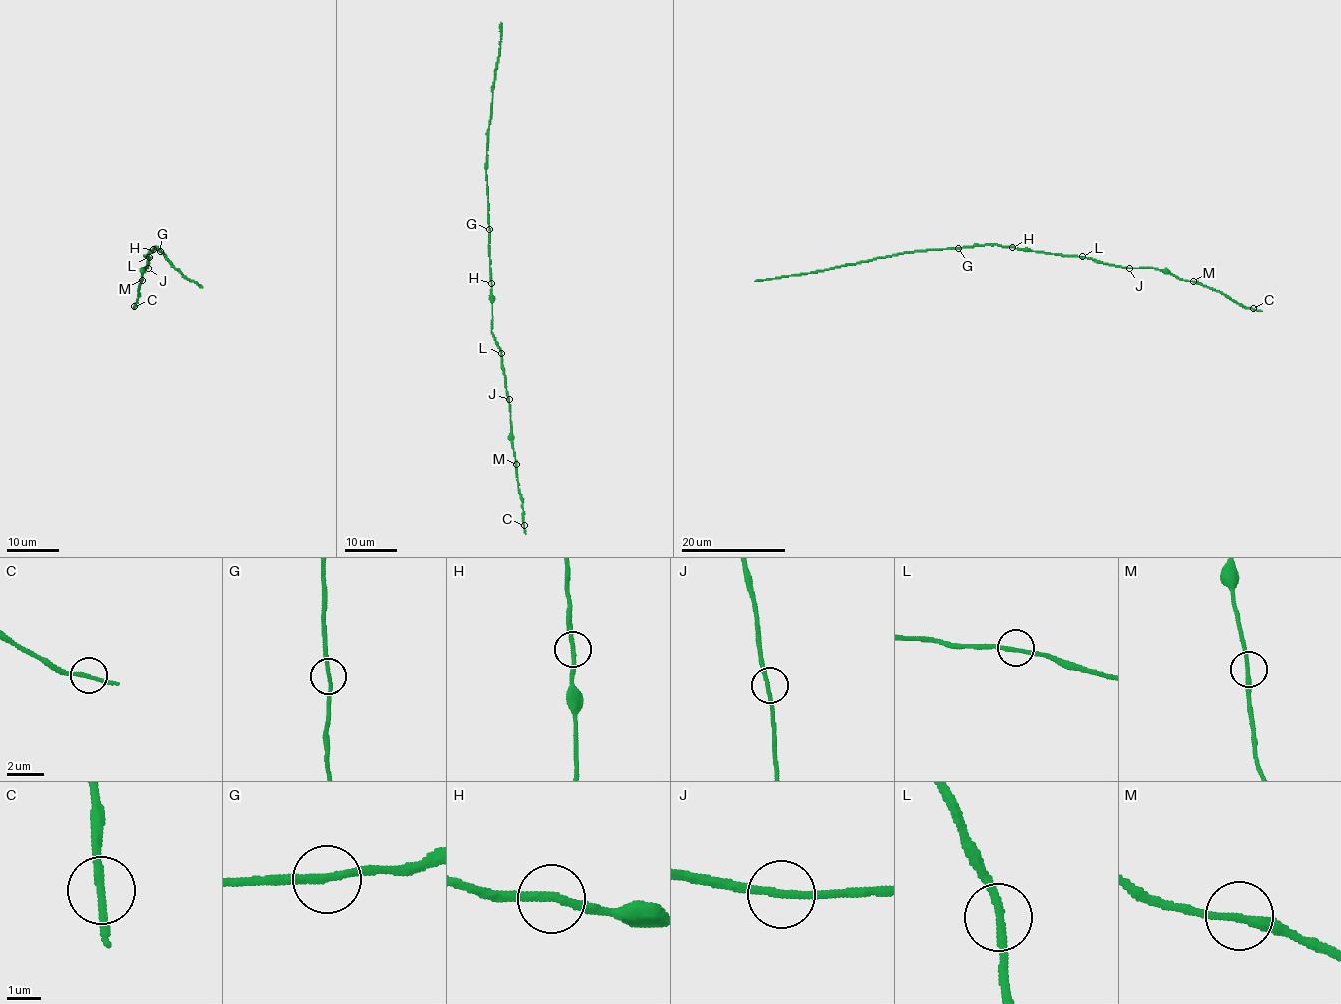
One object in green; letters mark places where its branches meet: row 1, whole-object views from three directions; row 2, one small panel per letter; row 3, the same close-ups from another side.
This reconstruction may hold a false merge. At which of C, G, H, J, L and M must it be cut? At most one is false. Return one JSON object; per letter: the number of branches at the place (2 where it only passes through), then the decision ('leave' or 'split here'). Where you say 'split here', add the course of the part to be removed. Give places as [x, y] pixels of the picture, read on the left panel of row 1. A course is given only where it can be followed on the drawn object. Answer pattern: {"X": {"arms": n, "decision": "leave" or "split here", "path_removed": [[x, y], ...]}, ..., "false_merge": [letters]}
{"C": {"arms": 2, "decision": "leave"}, "G": {"arms": 2, "decision": "leave"}, "H": {"arms": 2, "decision": "leave"}, "J": {"arms": 2, "decision": "leave"}, "L": {"arms": 2, "decision": "leave"}, "M": {"arms": 2, "decision": "leave"}, "false_merge": []}

